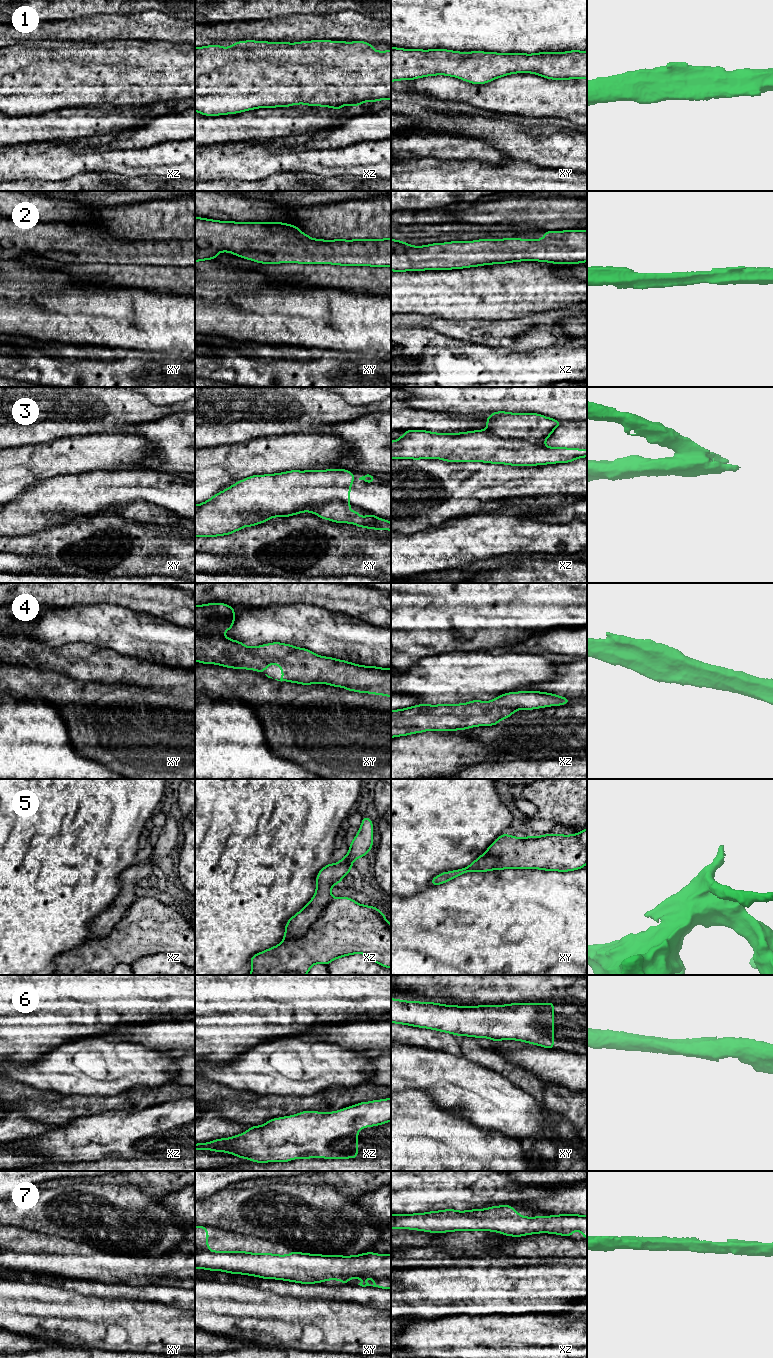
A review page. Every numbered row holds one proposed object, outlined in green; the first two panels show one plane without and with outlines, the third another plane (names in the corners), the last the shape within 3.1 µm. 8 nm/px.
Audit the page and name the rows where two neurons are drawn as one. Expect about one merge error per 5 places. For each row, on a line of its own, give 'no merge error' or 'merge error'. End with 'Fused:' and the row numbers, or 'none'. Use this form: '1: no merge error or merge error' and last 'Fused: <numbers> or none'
1: no merge error
2: no merge error
3: merge error
4: no merge error
5: no merge error
6: no merge error
7: no merge error
Fused: 3

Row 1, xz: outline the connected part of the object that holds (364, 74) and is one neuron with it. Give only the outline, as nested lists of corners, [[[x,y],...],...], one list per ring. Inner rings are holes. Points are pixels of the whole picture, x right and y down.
[[[329,40],[297,43],[240,41],[230,47],[210,45],[195,48],[195,111],[202,115],[236,114],[256,108],[306,104],[340,110],[343,105],[391,100],[391,50],[375,51],[364,41]]]

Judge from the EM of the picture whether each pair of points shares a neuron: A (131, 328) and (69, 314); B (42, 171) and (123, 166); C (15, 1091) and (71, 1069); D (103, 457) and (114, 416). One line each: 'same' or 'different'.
A: same
B: same
C: different
D: different

